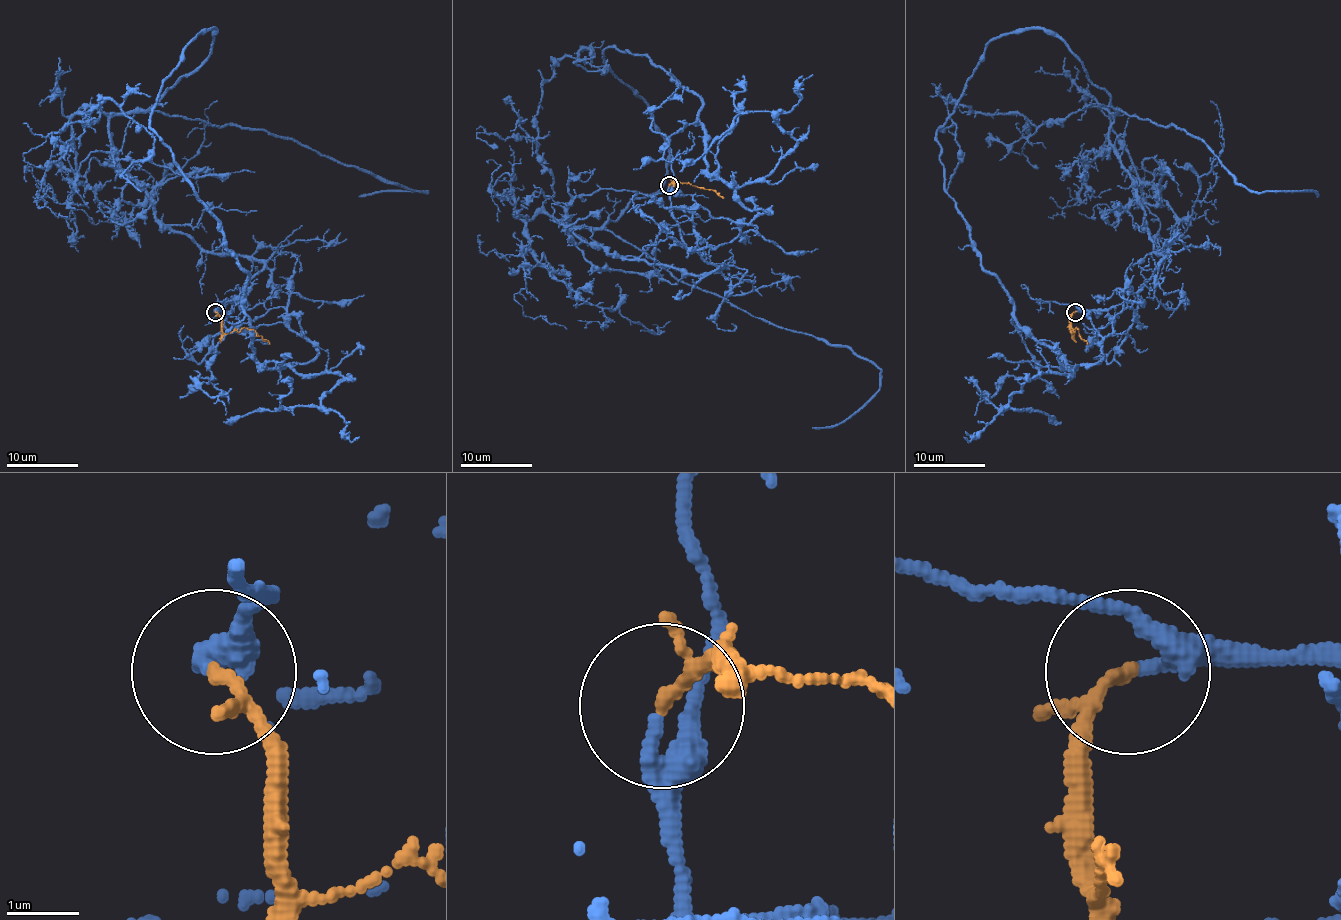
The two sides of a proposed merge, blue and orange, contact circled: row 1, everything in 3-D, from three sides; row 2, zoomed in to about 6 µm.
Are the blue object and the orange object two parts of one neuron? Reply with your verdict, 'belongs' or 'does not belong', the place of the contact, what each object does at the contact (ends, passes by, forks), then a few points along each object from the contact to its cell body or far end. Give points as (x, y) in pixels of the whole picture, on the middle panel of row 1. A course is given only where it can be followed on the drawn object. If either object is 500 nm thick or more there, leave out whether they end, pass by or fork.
belongs; place (669, 185); blue passes by; orange passes by; course blue (668, 187), (715, 271), (563, 224), (663, 185), (606, 48), (722, 180), (797, 142), (679, 171); course orange (668, 185), (674, 181), (715, 190), (724, 198)

